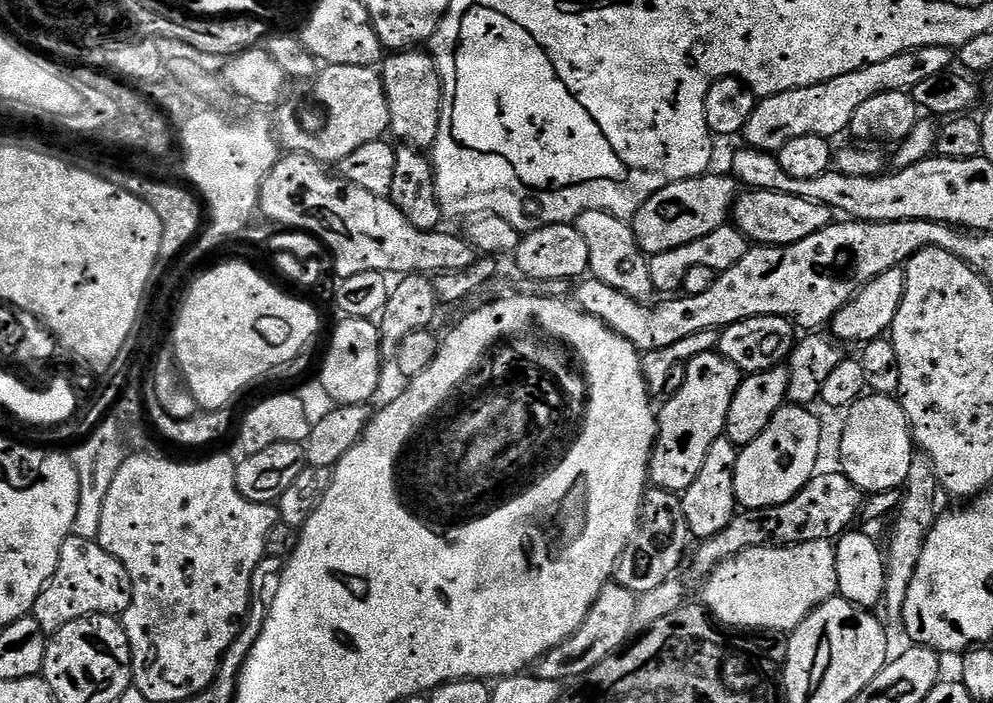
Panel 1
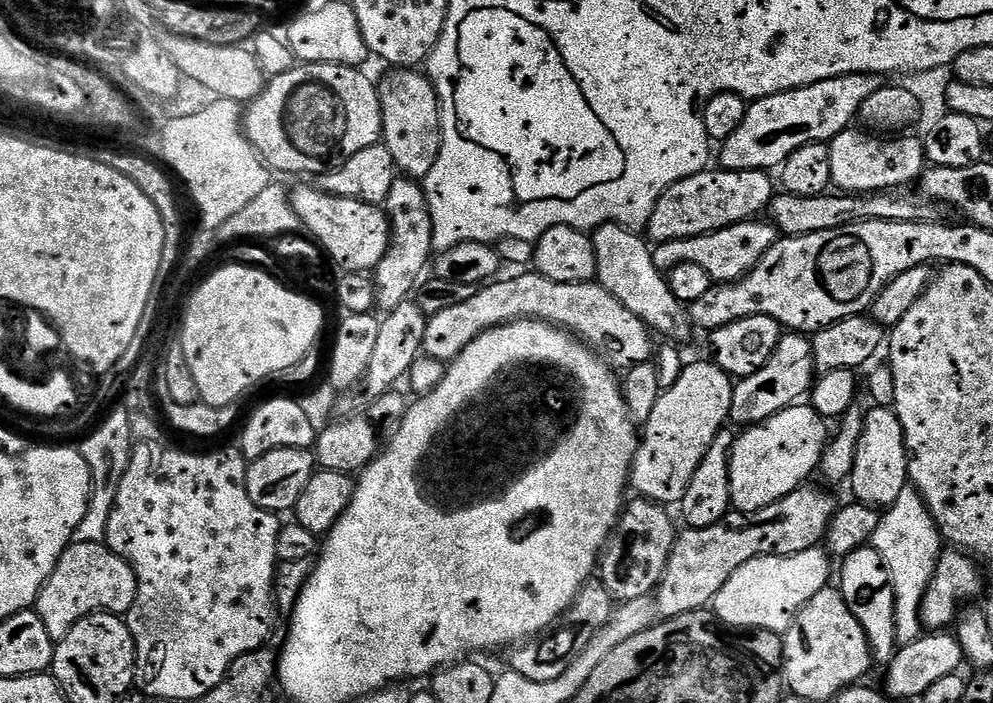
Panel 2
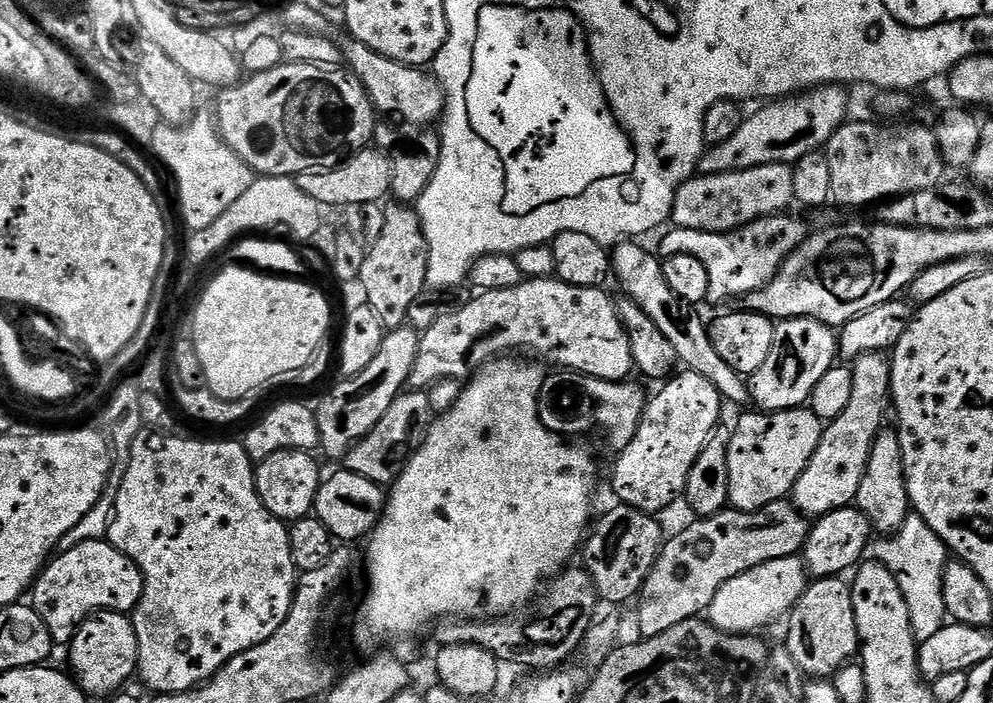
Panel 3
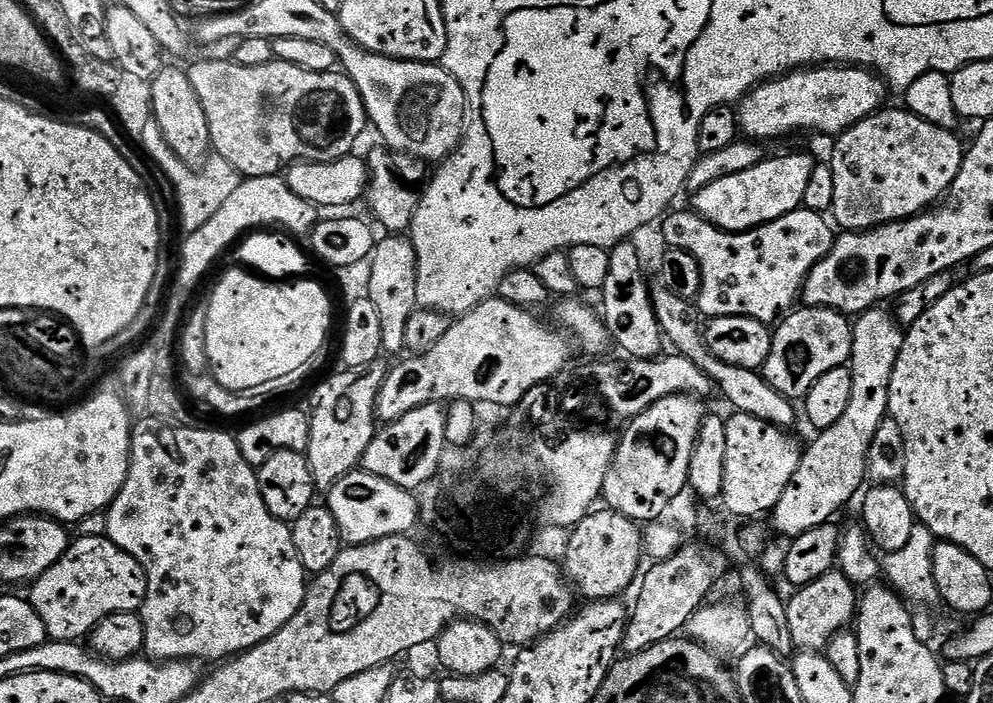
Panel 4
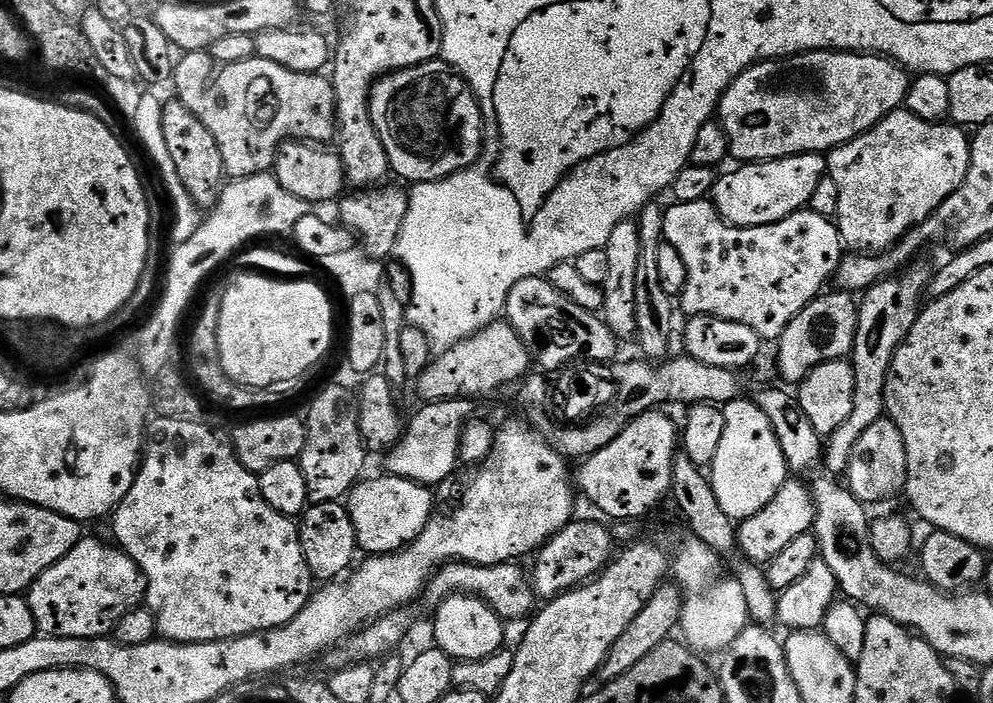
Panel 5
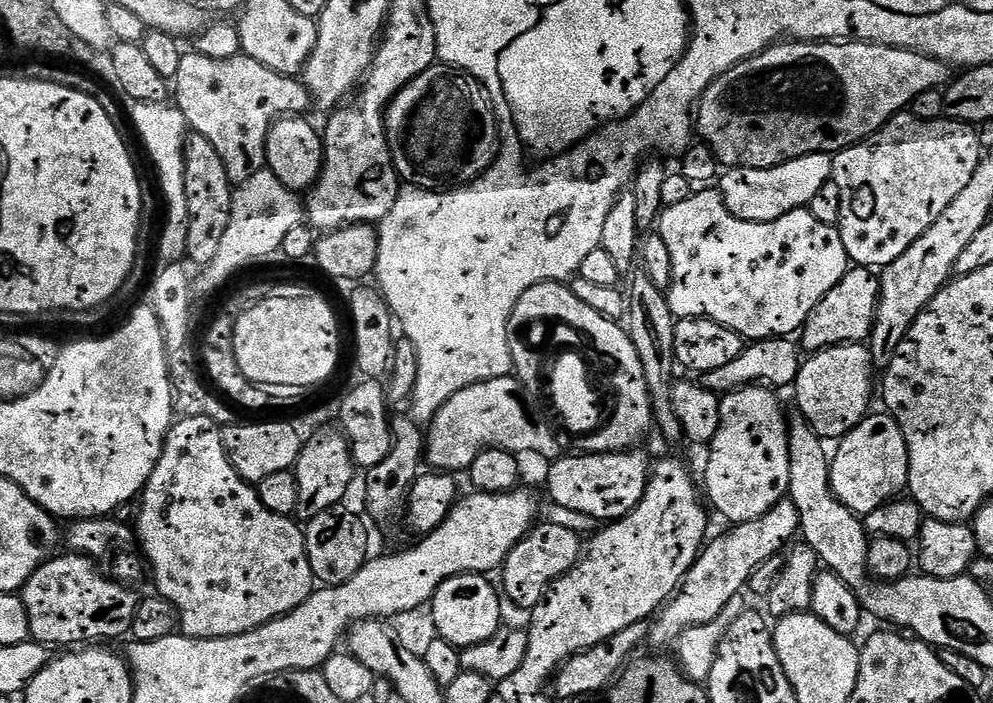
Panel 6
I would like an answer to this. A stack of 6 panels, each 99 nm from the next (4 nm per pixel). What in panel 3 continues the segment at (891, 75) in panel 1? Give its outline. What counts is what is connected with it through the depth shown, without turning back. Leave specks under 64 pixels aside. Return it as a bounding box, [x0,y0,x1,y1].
[699,86,848,176]

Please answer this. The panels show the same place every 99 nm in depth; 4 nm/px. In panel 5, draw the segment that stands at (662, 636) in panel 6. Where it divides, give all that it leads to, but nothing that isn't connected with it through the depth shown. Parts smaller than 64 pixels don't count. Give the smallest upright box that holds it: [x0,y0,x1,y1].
[736,479,816,566]

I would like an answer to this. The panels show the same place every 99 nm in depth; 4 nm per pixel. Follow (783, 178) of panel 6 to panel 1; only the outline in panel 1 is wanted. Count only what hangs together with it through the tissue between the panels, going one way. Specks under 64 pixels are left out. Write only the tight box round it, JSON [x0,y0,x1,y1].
[630,174,738,256]

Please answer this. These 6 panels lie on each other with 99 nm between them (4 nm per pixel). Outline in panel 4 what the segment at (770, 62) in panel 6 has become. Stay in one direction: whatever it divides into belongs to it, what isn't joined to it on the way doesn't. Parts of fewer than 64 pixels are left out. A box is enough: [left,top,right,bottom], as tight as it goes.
[738,66,886,142]

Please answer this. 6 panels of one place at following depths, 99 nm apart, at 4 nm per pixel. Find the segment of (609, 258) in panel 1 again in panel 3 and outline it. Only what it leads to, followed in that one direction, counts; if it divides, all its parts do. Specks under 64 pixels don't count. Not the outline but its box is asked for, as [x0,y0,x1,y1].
[610,242,750,405]

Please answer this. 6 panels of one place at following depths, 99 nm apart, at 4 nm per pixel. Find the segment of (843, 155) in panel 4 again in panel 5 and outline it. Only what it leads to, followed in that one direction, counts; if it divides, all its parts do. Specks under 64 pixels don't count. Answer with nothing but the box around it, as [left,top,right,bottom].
[827,110,972,254]

